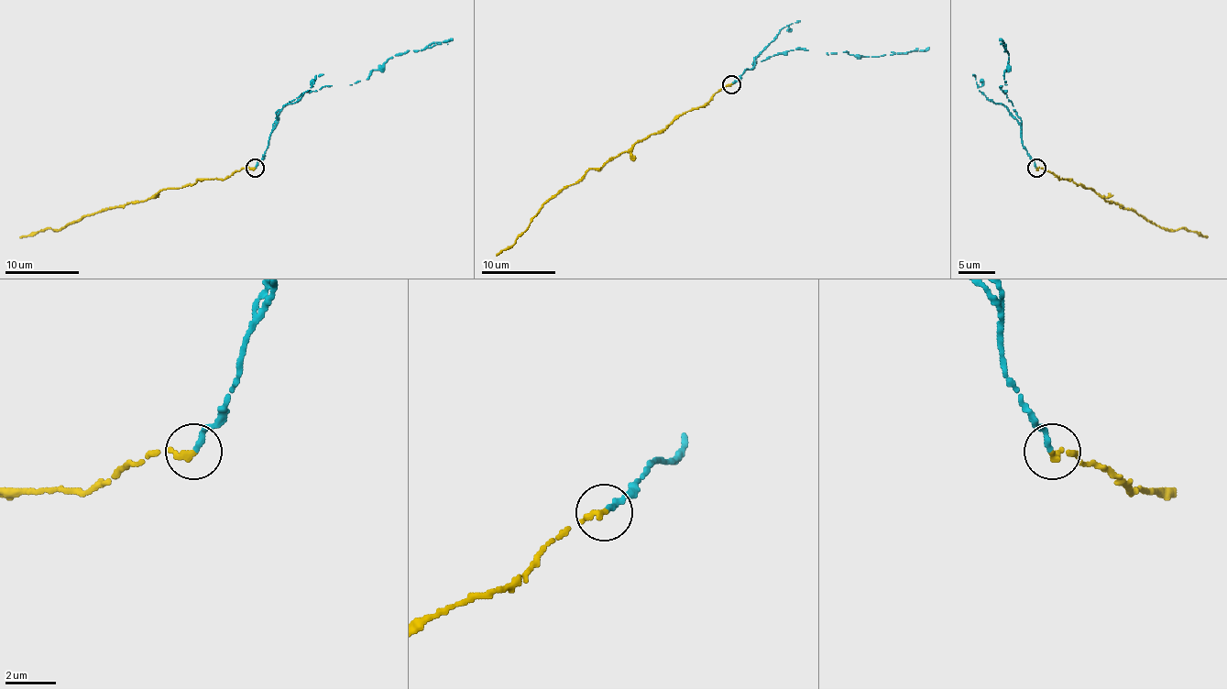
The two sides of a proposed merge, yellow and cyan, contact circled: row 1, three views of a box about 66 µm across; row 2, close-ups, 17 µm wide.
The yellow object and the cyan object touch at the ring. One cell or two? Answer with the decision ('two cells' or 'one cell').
two cells

